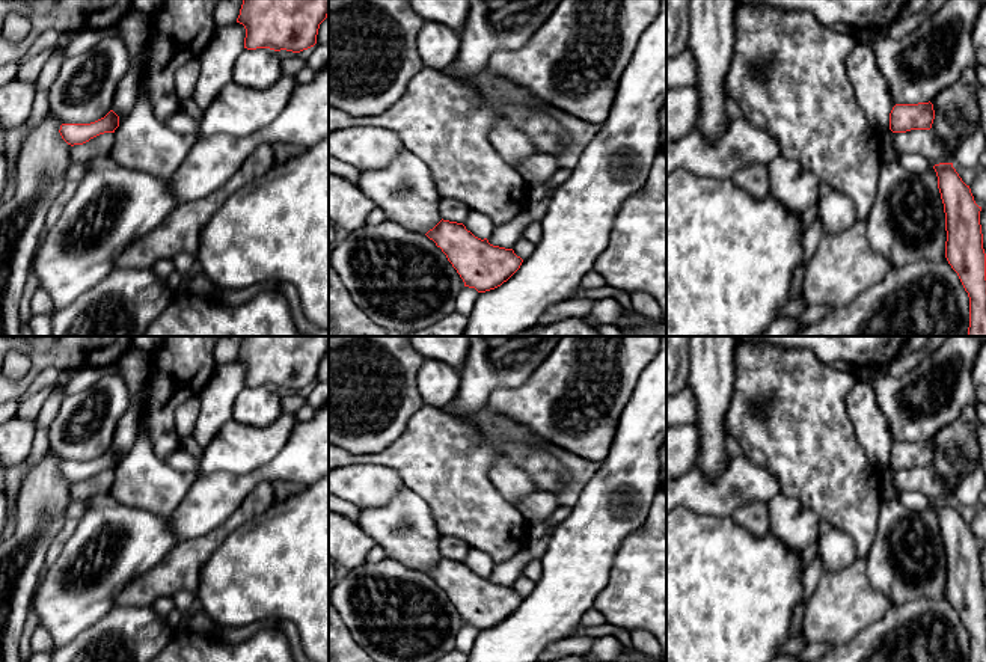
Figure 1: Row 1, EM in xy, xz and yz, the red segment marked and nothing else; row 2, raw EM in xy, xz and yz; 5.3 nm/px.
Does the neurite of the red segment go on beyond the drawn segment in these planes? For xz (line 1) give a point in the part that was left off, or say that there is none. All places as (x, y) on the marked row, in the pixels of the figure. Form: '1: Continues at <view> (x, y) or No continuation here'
1: No continuation here

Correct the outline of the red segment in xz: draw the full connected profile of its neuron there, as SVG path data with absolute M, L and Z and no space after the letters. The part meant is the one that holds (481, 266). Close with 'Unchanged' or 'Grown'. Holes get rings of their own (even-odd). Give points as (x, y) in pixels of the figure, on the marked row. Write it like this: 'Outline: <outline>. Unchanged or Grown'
Outline: M440 220L425 234L446 255L464 287L485 293L507 282L523 259L513 249L493 246L466 229L463 223Z. Unchanged

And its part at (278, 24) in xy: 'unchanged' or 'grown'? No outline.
unchanged

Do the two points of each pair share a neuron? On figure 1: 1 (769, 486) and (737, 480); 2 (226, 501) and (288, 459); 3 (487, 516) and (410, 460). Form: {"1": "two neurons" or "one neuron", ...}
{"1": "one neuron", "2": "one neuron", "3": "one neuron"}

